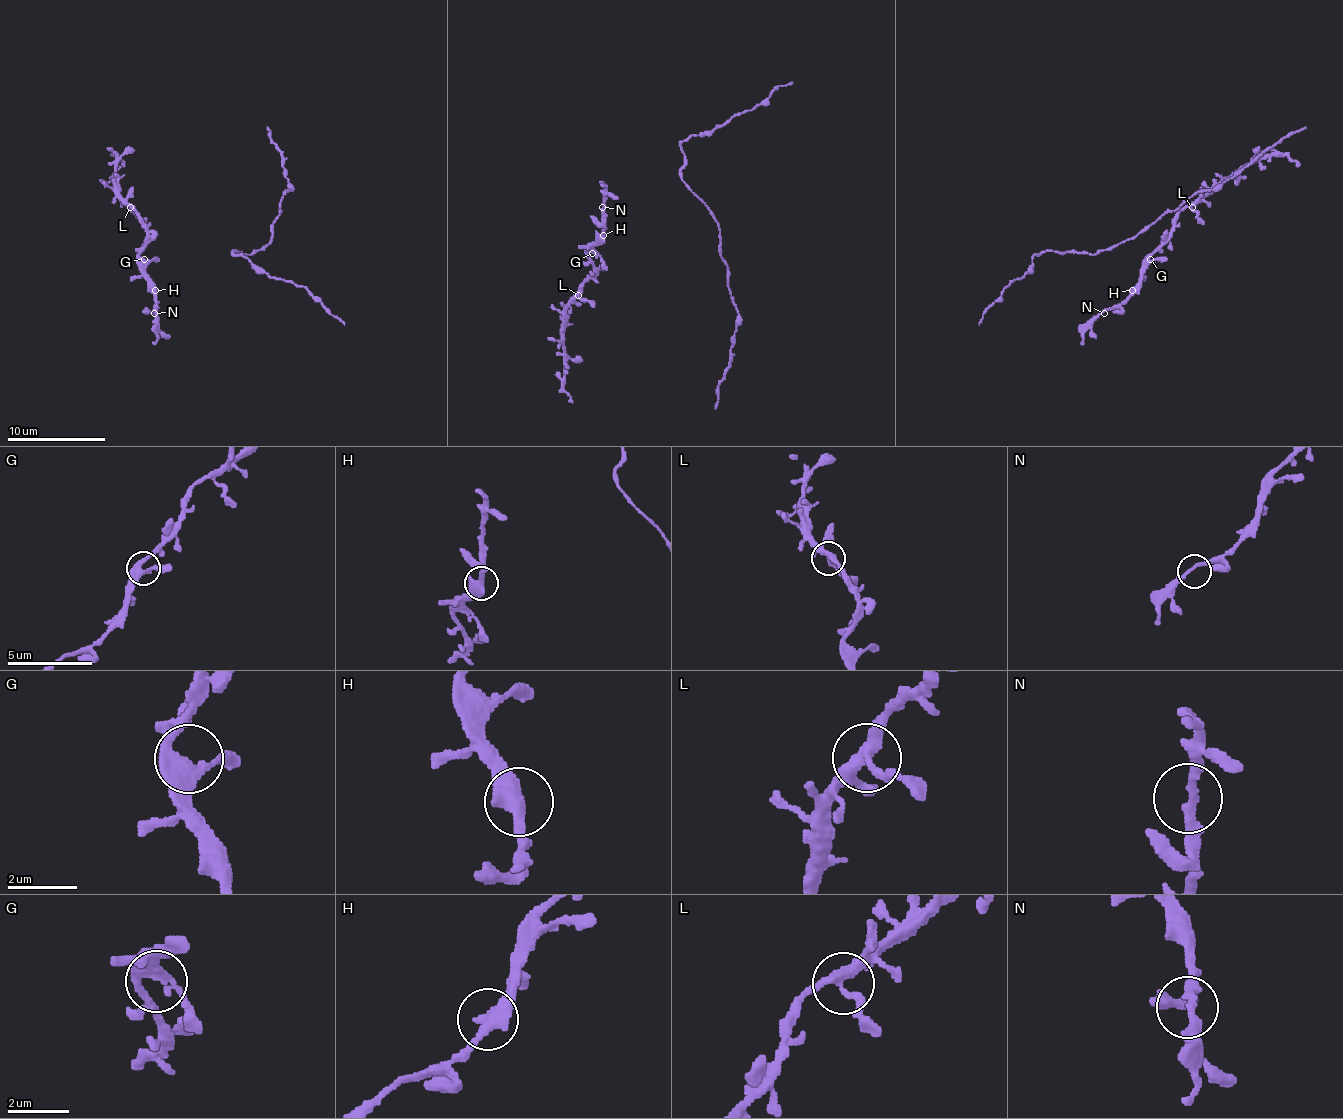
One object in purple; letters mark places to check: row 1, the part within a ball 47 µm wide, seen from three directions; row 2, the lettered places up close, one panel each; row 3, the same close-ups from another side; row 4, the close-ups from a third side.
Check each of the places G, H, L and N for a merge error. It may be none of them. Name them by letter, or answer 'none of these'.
none of these

